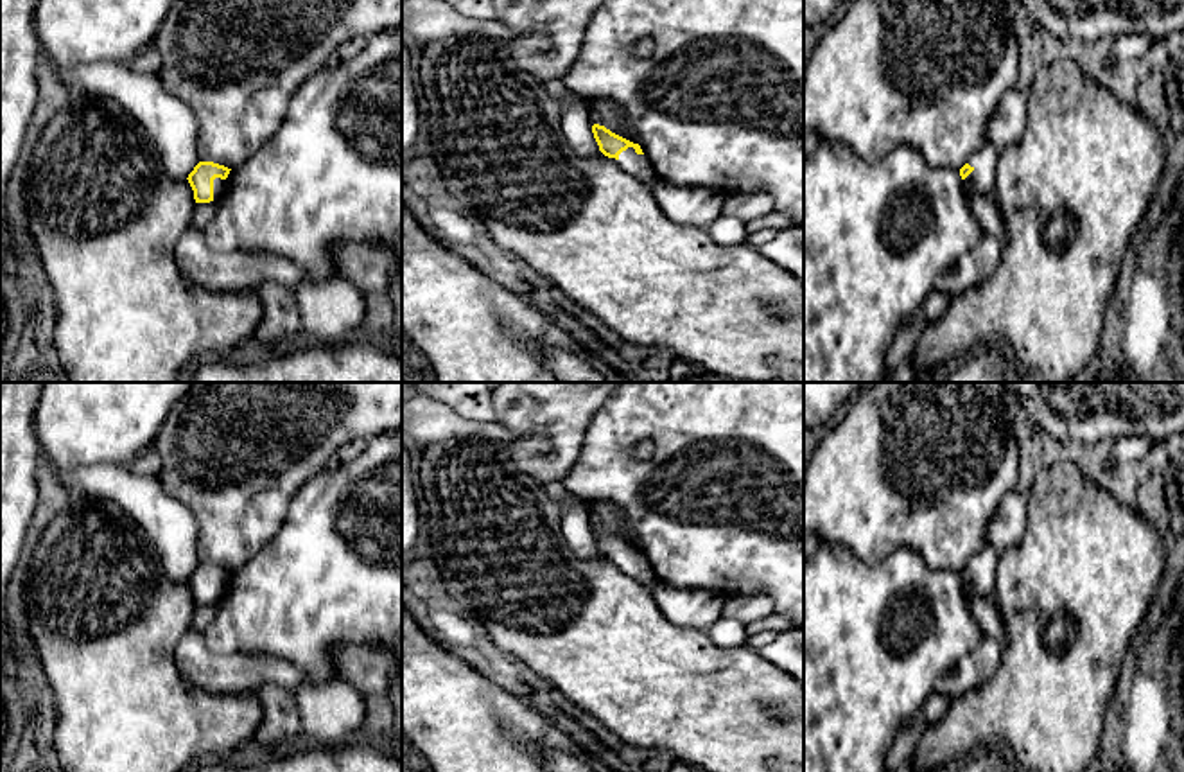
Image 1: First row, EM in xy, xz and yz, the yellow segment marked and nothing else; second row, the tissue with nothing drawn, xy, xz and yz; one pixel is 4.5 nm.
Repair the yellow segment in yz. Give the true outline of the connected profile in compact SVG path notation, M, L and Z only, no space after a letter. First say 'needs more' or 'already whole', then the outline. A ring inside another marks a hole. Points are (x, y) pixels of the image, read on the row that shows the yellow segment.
needs more | M983 144L978 153L960 169L969 208L987 235L1005 241L1003 215L992 196L994 169L999 149Z

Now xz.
needs more | M599 124L592 126L592 133L605 156L612 158L624 172L639 181L649 187L655 185L658 180L657 172L639 144L633 144Z

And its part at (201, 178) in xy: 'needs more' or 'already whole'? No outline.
needs more

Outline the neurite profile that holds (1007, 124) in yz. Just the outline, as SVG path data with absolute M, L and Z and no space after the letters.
M1017 88L1008 90L999 99L987 126L987 144L1001 151L1023 138L1026 131L1026 101L1028 95Z

